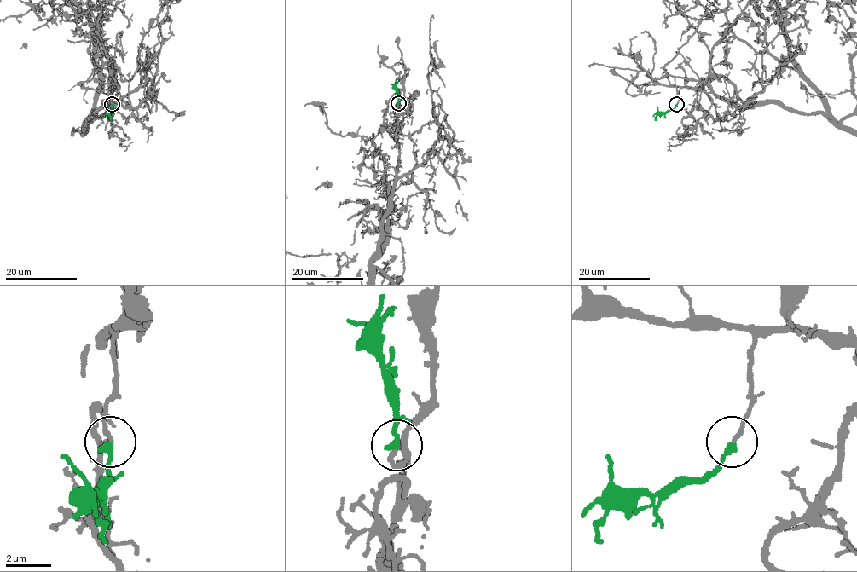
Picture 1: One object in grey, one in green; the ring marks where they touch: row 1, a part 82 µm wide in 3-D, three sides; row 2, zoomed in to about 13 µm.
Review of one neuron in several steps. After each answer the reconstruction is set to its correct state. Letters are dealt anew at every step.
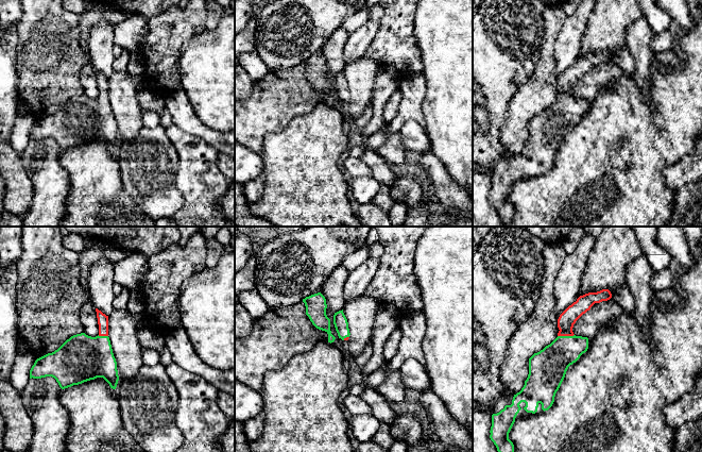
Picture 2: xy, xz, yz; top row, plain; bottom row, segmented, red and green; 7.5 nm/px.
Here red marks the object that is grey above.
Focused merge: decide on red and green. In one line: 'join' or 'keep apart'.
join

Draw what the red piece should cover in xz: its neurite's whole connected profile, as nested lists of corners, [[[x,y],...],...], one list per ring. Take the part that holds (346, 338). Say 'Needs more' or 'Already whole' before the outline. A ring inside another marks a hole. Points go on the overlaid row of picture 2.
Needs more. [[[343,309],[335,313],[333,324],[339,338],[341,338],[342,340],[348,340],[350,333],[348,329],[348,322],[343,313]]]

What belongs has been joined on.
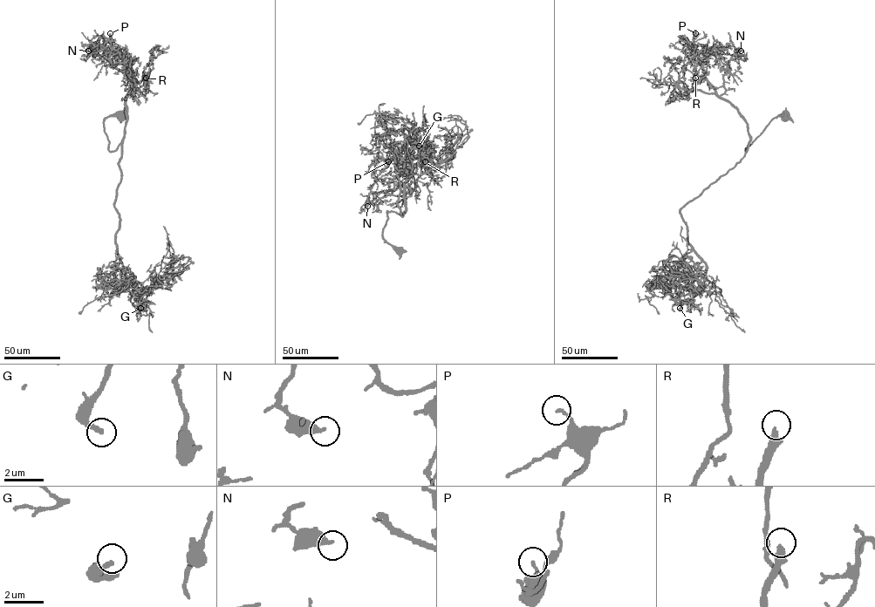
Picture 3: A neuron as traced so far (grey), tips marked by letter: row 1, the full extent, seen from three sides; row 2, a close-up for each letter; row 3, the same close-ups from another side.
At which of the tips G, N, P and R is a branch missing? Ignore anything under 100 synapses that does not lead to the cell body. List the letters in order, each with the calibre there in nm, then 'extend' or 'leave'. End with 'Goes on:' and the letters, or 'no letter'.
G: calibre 280 nm; leave
N: calibre 420 nm; leave
P: calibre 130 nm; leave
R: calibre 360 nm; extend
Goes on: R

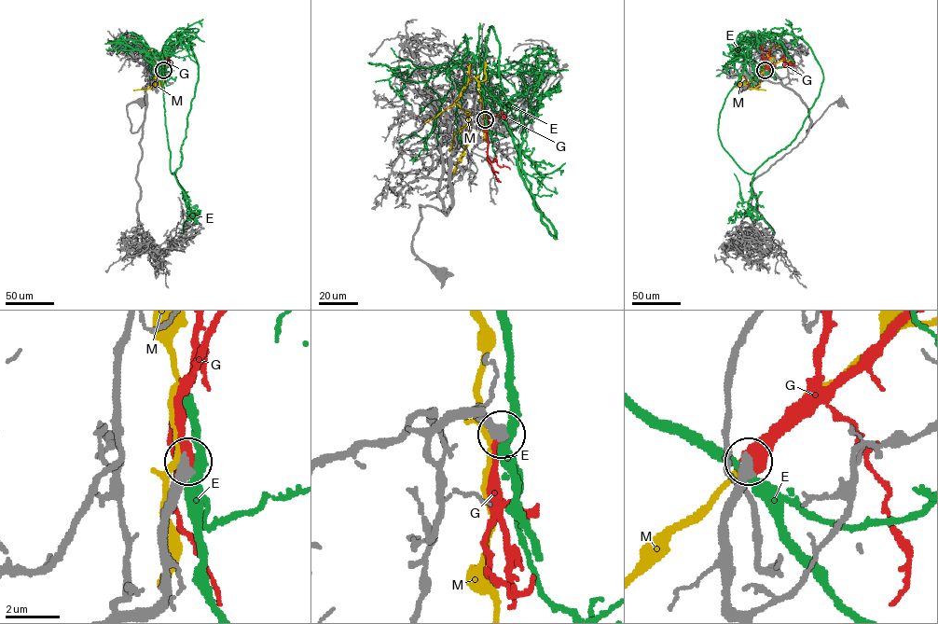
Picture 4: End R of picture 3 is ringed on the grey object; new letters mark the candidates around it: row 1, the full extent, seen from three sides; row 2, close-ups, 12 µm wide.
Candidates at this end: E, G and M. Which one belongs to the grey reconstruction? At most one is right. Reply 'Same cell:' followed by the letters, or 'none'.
Same cell: G

